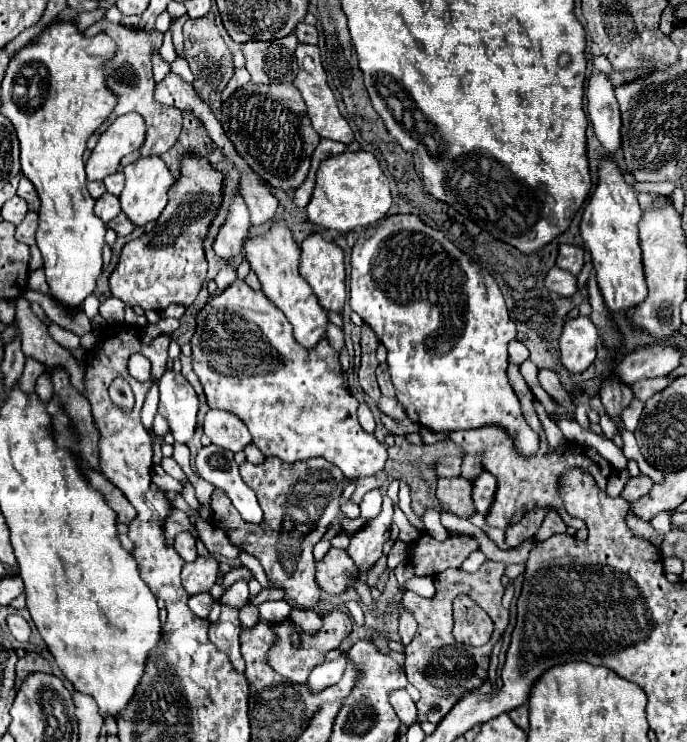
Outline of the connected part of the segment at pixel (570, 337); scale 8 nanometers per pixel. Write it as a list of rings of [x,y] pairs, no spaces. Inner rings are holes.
[[[576,317],[564,323],[560,337],[560,361],[570,373],[586,371],[596,357],[598,329],[590,317]]]

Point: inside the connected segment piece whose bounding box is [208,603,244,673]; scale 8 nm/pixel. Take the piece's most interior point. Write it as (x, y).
(224, 633)

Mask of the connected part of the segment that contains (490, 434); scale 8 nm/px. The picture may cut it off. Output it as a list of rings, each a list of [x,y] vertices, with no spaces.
[[[510,363],[508,365],[508,381],[514,389],[514,393],[518,395],[518,401],[520,401],[520,407],[522,407],[522,415],[524,415],[524,421],[532,427],[532,431],[538,433],[540,437],[540,449],[534,453],[534,455],[520,455],[514,447],[514,439],[510,433],[506,433],[506,429],[498,427],[498,425],[486,425],[486,427],[480,427],[480,429],[470,429],[470,431],[454,431],[450,435],[450,439],[454,443],[458,443],[466,453],[484,453],[484,467],[486,471],[490,471],[496,479],[498,479],[498,491],[496,491],[496,499],[494,499],[494,505],[486,517],[488,525],[492,527],[500,527],[500,523],[504,527],[508,527],[510,523],[514,521],[520,521],[522,515],[534,507],[550,507],[550,509],[556,509],[564,523],[568,527],[574,527],[574,529],[584,529],[586,523],[584,521],[578,521],[574,517],[570,517],[568,513],[562,513],[562,497],[560,497],[560,491],[558,491],[558,481],[562,477],[564,471],[570,471],[570,469],[582,469],[586,473],[590,473],[596,481],[596,485],[600,489],[606,489],[606,481],[608,481],[608,473],[610,473],[610,465],[596,465],[596,459],[600,457],[594,449],[590,447],[572,447],[570,443],[562,445],[560,449],[556,451],[548,451],[546,447],[546,437],[544,437],[544,431],[542,431],[542,425],[538,421],[538,415],[532,407],[532,391],[528,389],[522,373],[520,373],[520,365],[518,363]]]

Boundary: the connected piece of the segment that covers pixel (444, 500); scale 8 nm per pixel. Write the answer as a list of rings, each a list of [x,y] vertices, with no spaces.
[[[462,477],[438,481],[436,499],[444,511],[460,519],[470,519],[476,513],[476,507],[472,501],[472,483],[462,481]]]

